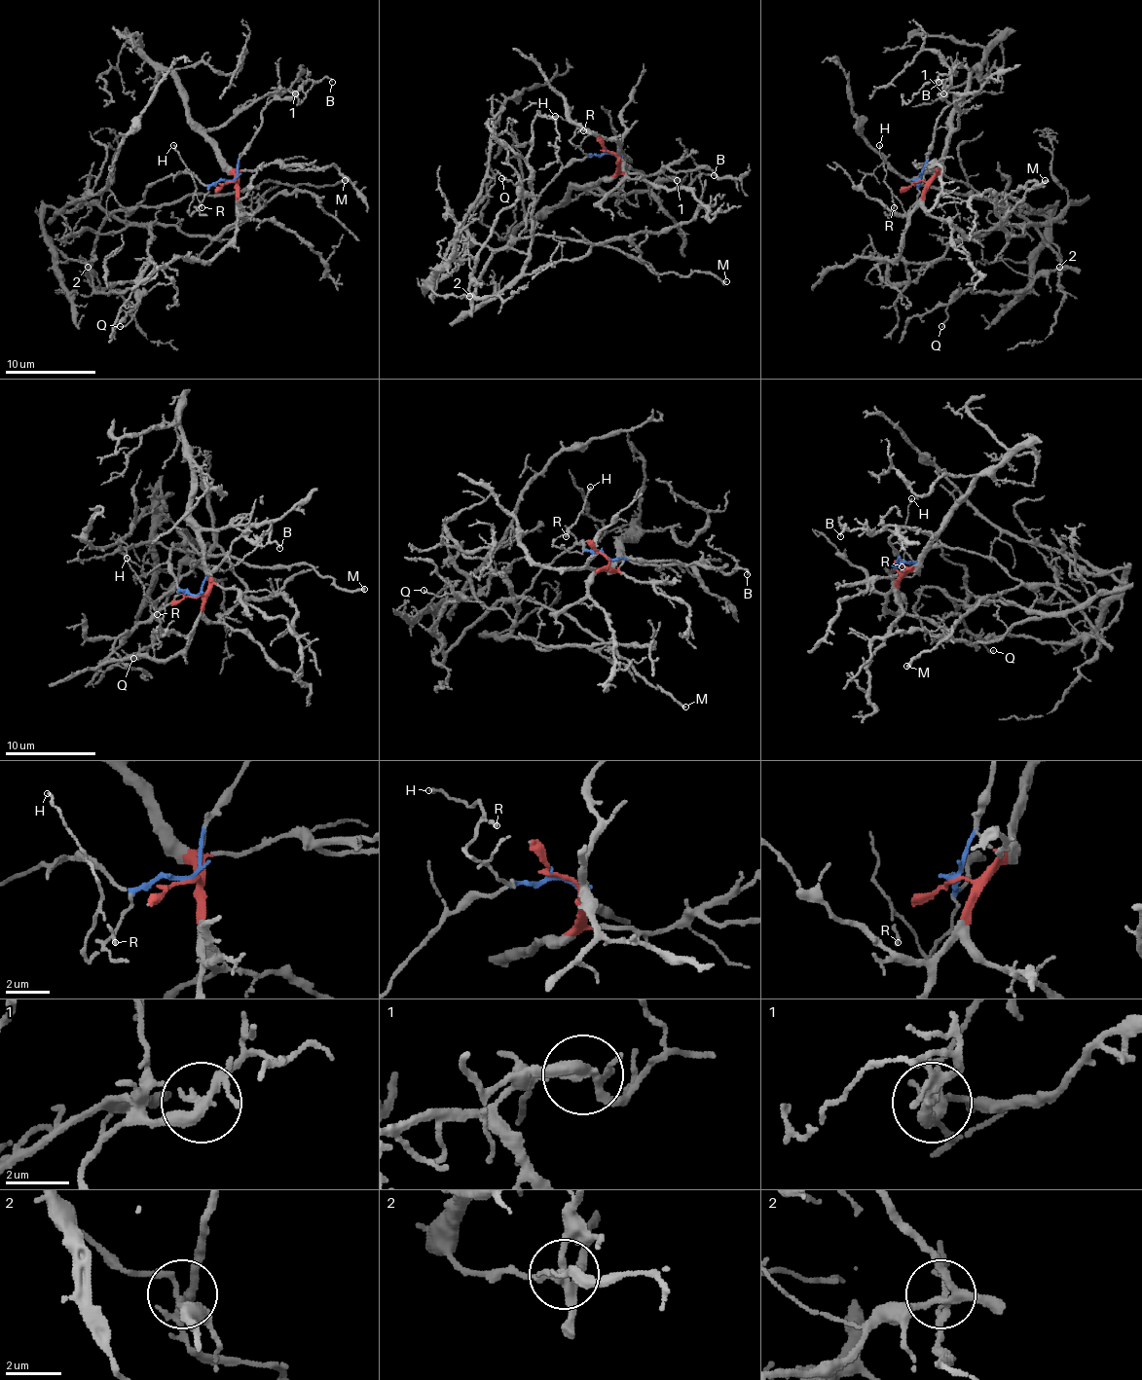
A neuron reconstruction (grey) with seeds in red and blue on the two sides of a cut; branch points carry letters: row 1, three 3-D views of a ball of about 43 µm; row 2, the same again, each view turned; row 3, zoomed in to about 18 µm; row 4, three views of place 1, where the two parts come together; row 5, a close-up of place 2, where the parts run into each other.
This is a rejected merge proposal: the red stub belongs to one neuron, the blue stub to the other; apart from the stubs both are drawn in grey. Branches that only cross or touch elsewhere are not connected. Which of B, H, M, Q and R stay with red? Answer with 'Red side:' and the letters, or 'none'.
Red side: B

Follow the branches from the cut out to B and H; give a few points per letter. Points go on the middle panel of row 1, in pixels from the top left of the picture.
B: (614, 153), (616, 171), (589, 192), (623, 196), (664, 180), (686, 187), (703, 173), (714, 175)
H: (614, 153), (582, 153), (573, 144), (575, 121), (571, 124), (562, 117), (555, 117)

